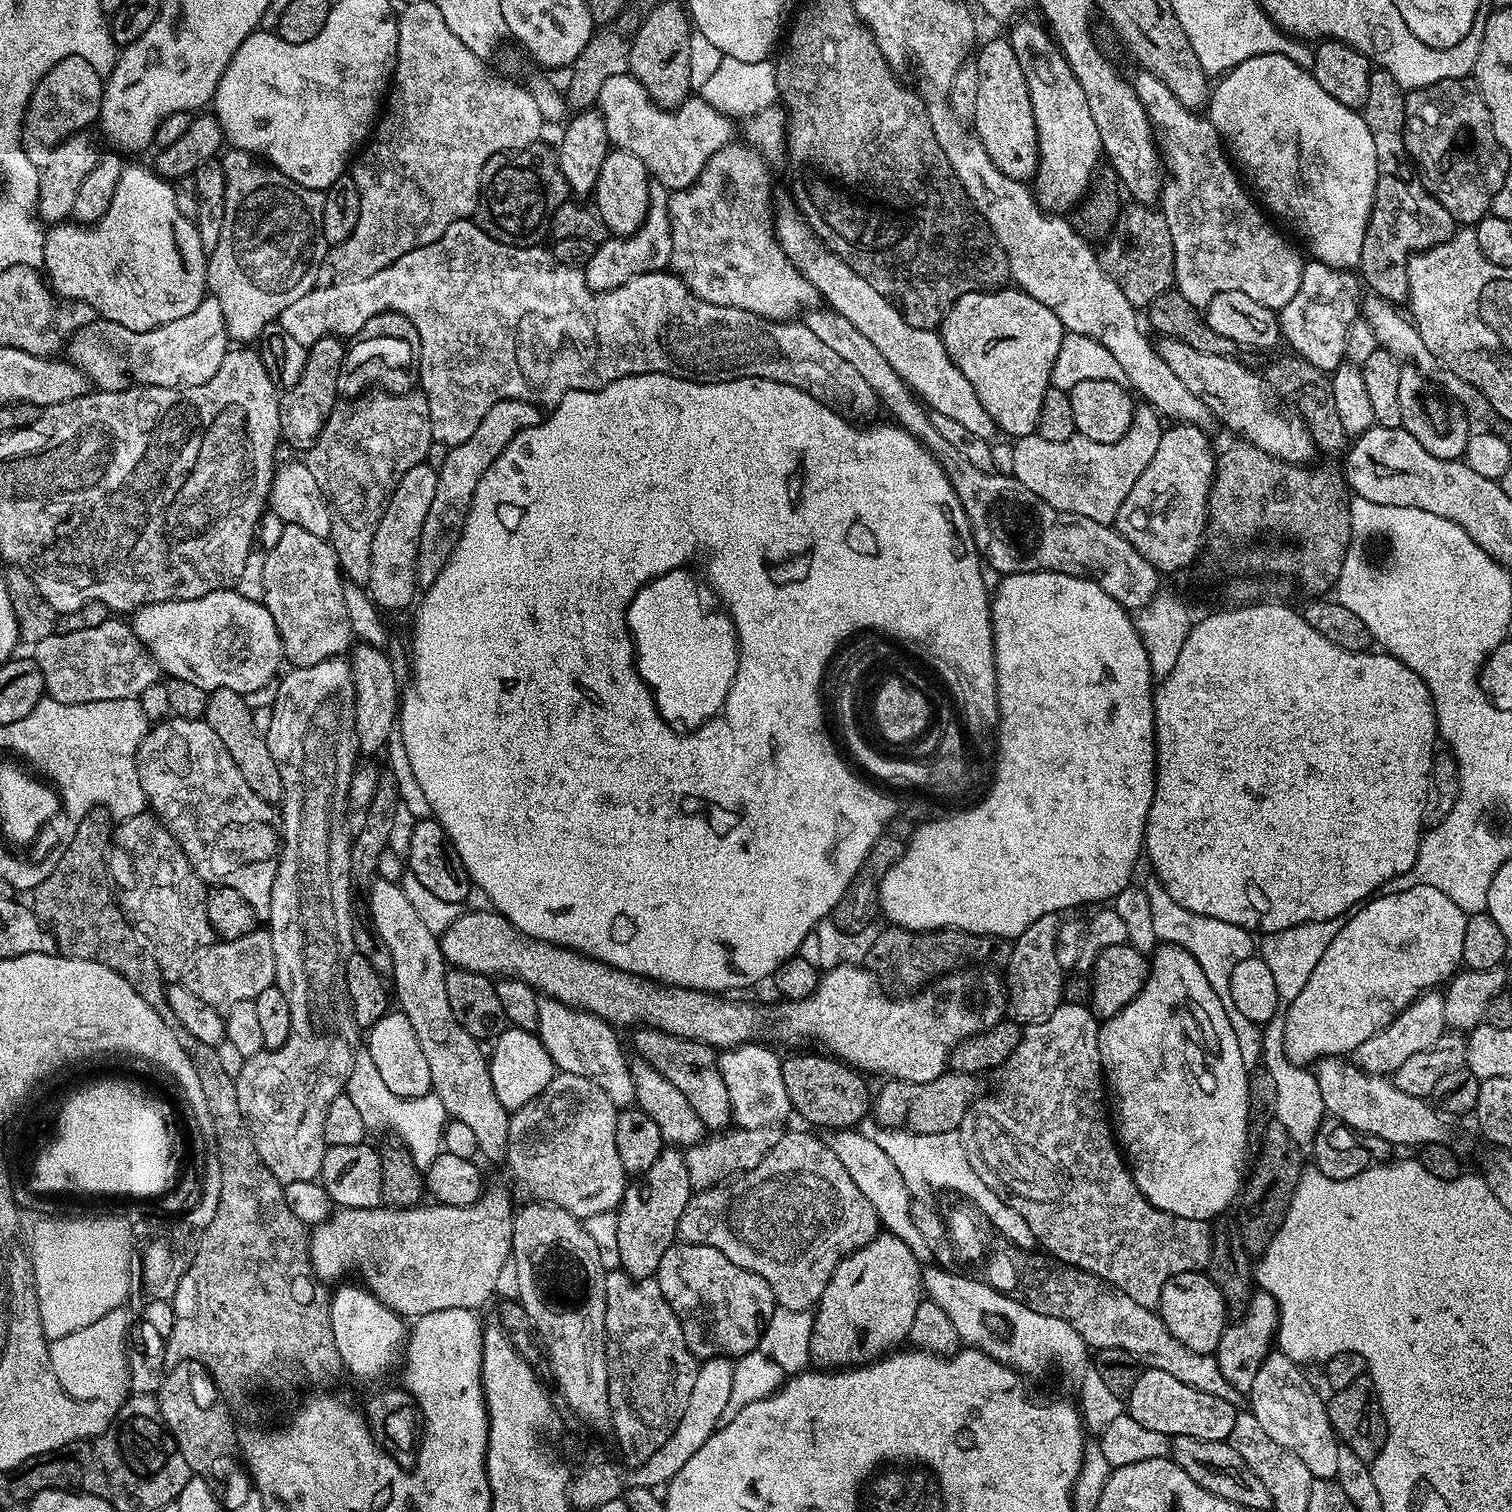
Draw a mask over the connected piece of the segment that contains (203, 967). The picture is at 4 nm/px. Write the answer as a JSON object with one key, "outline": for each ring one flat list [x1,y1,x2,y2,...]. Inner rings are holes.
{"outline":[[257,930,242,938,212,943,187,964,182,982,186,990,198,994,202,1002,221,1010,236,1002,256,1000,258,994,262,994,262,990,273,987,276,983,272,933,267,930]]}

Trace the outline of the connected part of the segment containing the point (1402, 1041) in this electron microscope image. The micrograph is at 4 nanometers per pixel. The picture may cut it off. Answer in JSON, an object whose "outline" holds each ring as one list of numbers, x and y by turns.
{"outline":[[1429,990,1423,992,1409,1008,1402,1010,1402,1014,1398,1014,1398,1018,1390,1022,1390,1026,1374,1034,1374,1038,1366,1038,1366,1042,1362,1042,1362,1046,1358,1046,1350,1054,1350,1060,1363,1072,1387,1077,1396,1072,1398,1066,1406,1062,1406,1058,1422,1054,1422,1050,1430,1050,1430,1046,1434,1046,1434,1042,1438,1042,1438,1038,1445,1035,1445,1032,1443,995,1439,991]]}

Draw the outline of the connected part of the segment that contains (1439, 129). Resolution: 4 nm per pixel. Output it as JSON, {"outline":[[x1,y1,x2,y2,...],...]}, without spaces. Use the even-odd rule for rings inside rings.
{"outline":[[1471,75,1411,89,1404,98,1404,137,1408,157,1415,164,1420,181,1446,210,1450,210,1457,225,1475,226,1491,213,1494,194,1502,190,1502,182,1506,182,1506,174,1510,171,1510,156,1494,134,1490,110]]}

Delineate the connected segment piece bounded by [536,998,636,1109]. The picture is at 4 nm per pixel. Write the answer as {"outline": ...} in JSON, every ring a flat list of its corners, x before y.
{"outline":[[544,998,539,1003,536,1032,555,1067,560,1072,578,1074,594,1082,594,1086,598,1086,617,1109,635,1105,636,1091,630,1056,624,1053,624,1048,616,1037,617,1029,607,1024,601,1016,584,1012,580,1008,571,1008,557,1000]]}

